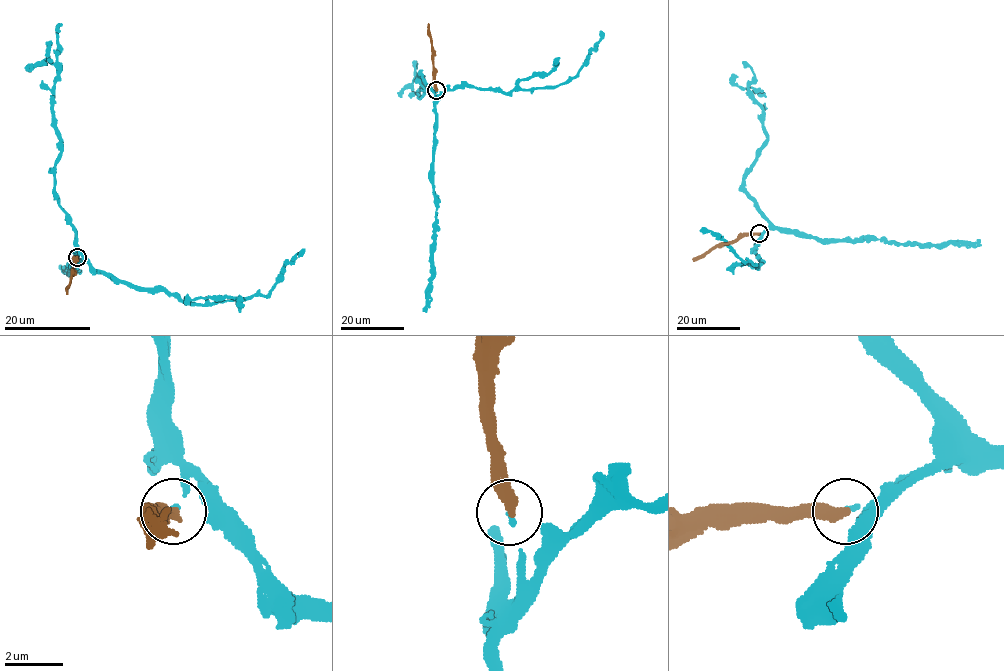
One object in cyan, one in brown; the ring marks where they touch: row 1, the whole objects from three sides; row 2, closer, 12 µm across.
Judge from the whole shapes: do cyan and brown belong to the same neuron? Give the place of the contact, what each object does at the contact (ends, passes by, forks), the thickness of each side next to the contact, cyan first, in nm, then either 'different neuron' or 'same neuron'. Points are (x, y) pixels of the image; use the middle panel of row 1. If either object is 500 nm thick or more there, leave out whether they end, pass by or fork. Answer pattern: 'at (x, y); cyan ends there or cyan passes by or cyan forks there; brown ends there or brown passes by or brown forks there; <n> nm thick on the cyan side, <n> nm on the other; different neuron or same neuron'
at (436, 90); cyan ends there; brown ends there; 100 nm thick on the cyan side, 320 nm on the other; same neuron

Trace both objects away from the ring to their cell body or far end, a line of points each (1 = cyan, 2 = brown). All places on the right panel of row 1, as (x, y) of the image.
1: (759, 233), (766, 230), (755, 249), (761, 260), (758, 268), (750, 261), (745, 262), (711, 231), (700, 231)
2: (759, 234), (740, 234), (734, 241), (717, 244), (693, 259)

